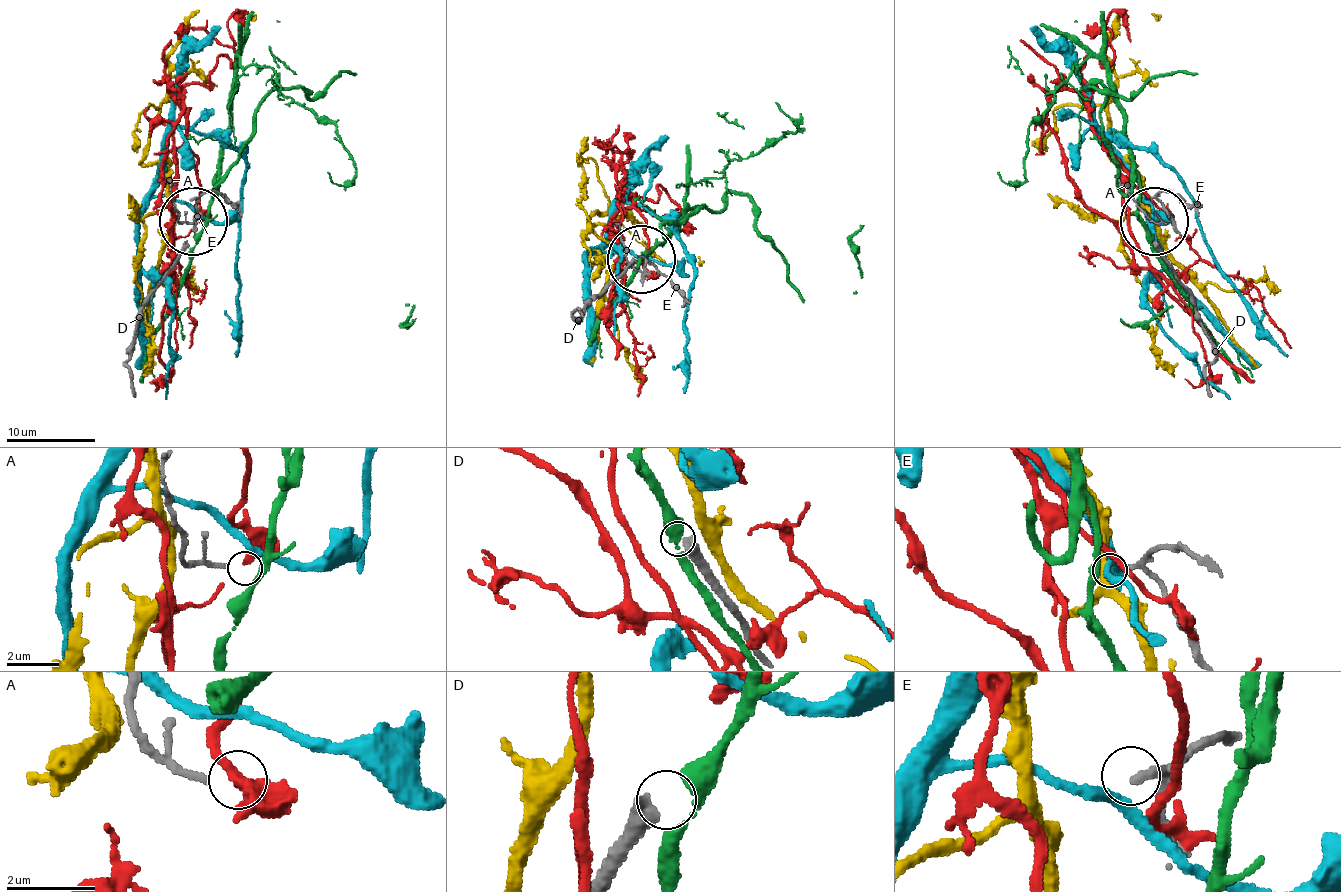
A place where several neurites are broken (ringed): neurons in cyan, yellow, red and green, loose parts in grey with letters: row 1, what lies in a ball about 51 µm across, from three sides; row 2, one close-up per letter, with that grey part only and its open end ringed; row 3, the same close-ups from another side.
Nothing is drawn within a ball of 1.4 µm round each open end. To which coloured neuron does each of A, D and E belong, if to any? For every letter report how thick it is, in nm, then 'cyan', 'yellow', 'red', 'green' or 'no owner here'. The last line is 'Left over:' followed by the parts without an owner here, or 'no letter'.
A: 120 nm thick; no owner here
D: 440 nm thick; no owner here
E: 170 nm thick; no owner here
Left over: A, D, E

